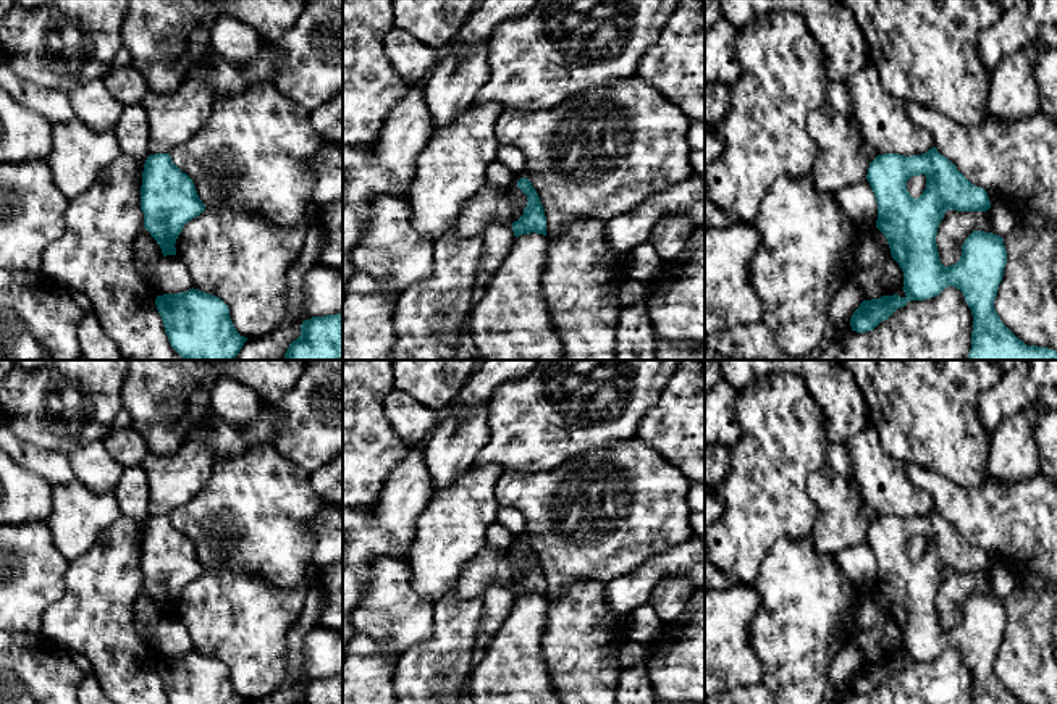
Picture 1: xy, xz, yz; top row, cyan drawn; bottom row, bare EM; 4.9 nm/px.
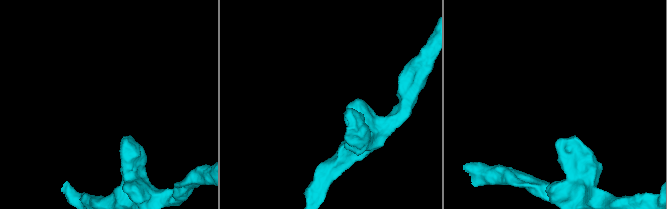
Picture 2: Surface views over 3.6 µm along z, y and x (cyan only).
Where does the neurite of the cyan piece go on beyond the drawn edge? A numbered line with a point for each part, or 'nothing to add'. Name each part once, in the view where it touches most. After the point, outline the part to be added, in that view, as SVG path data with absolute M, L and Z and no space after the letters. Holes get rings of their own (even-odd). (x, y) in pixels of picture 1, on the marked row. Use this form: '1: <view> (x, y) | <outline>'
nothing to add

